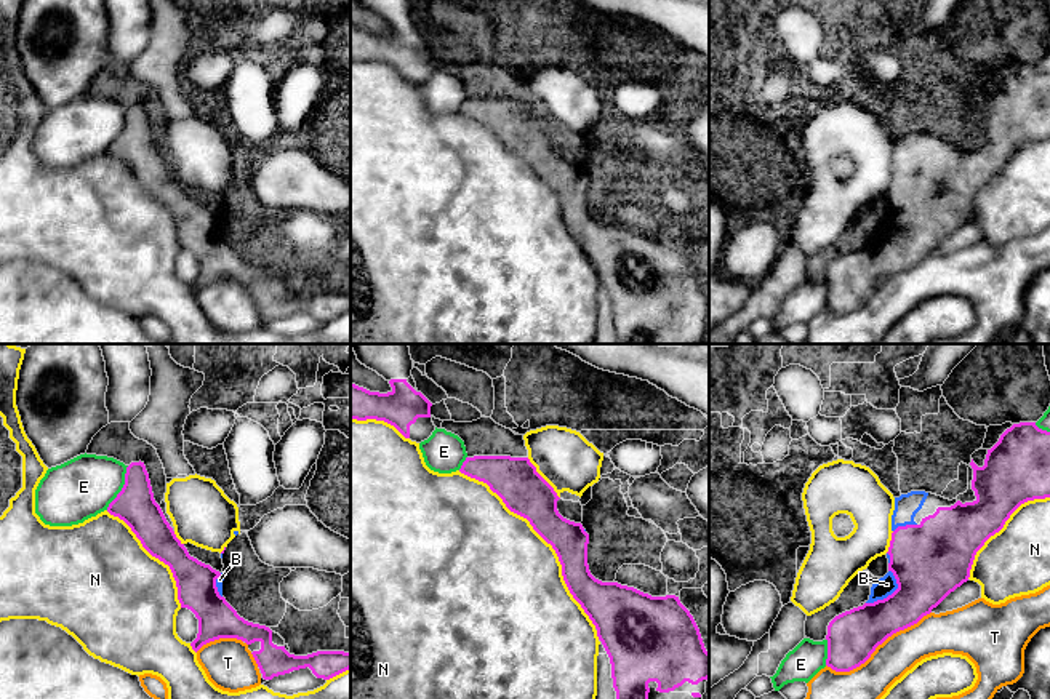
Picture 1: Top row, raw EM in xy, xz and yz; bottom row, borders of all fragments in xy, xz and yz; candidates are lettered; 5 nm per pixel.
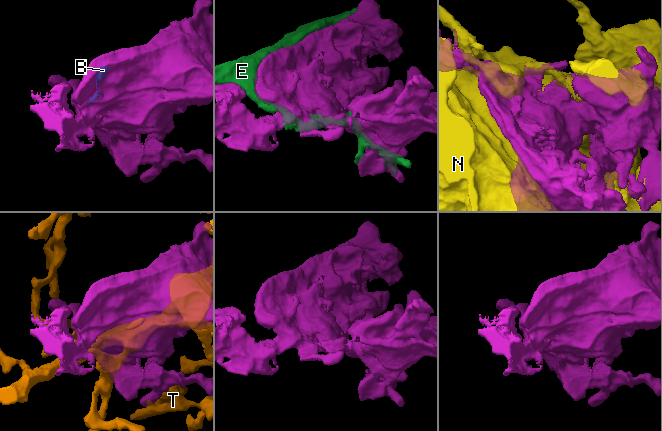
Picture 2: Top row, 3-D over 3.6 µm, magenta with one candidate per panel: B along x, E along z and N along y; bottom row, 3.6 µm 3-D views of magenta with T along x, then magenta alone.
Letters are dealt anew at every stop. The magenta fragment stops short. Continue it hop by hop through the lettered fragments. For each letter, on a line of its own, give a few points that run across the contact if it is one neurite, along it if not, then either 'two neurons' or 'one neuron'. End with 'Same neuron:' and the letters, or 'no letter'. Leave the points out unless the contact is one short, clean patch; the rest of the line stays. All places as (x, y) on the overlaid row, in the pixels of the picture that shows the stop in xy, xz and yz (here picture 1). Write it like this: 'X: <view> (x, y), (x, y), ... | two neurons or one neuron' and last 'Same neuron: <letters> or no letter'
B: one neuron
E: two neurons
N: two neurons
T: two neurons
Same neuron: B

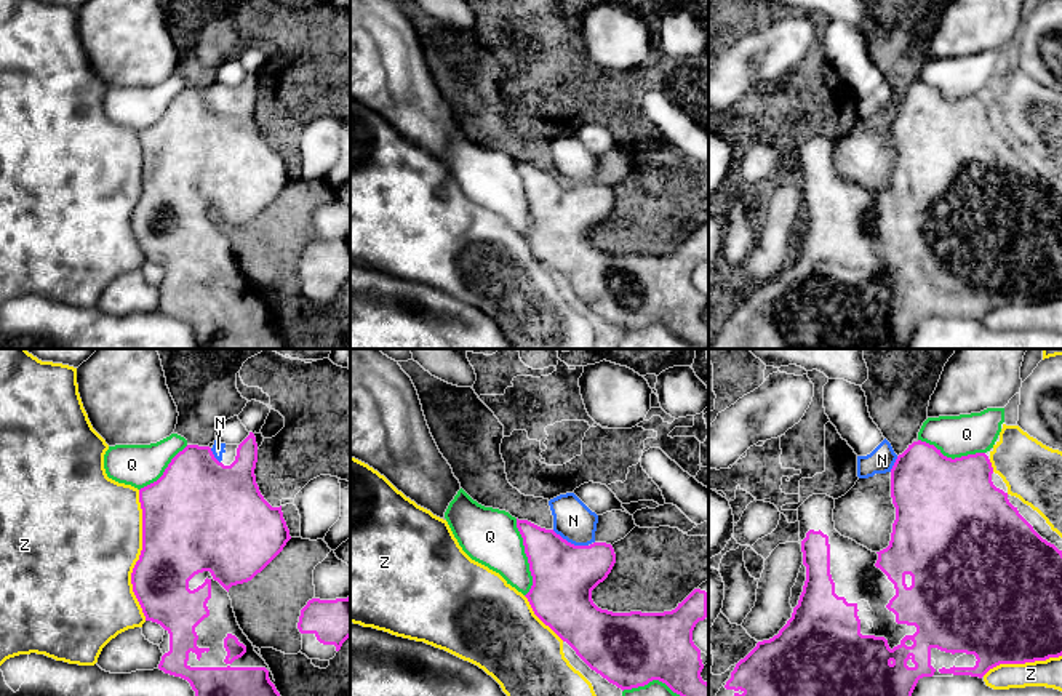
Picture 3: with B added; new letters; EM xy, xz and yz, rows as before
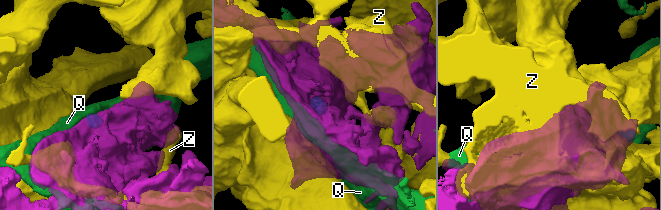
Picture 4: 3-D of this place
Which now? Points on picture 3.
N: xz (563, 575), (563, 551), (570, 543), (573, 520) | one neuron
Q: two neurons
Z: two neurons
Same neuron: N

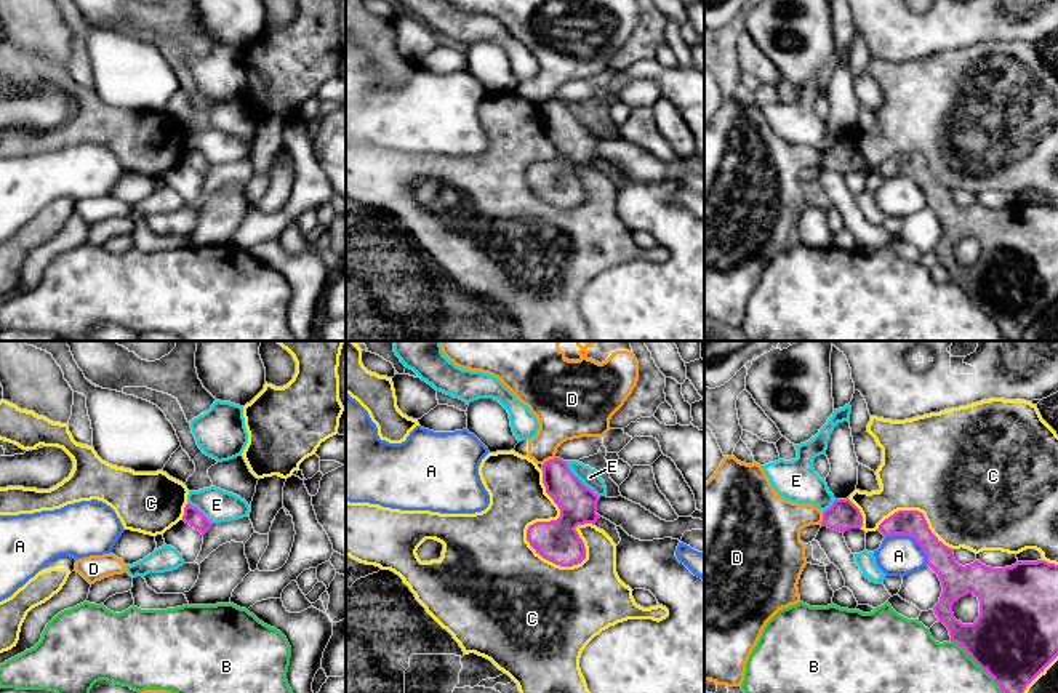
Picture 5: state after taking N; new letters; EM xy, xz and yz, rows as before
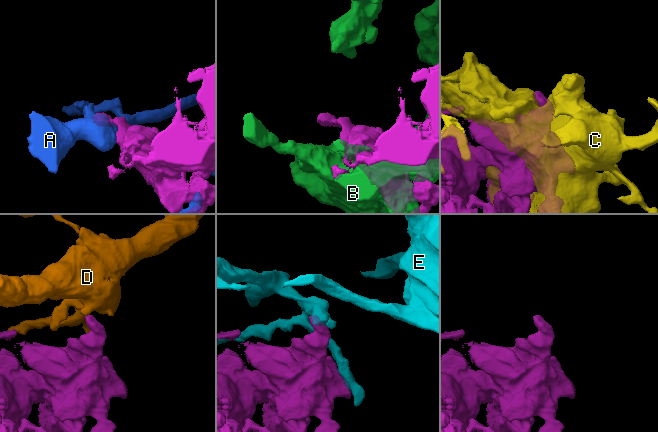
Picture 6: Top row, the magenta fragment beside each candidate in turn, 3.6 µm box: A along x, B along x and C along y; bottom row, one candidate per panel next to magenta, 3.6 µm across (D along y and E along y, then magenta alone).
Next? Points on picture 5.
A: two neurons
B: two neurons
C: two neurons
D: xz (554, 456), (543, 464) | two neurons
E: two neurons
Same neuron: no letter

